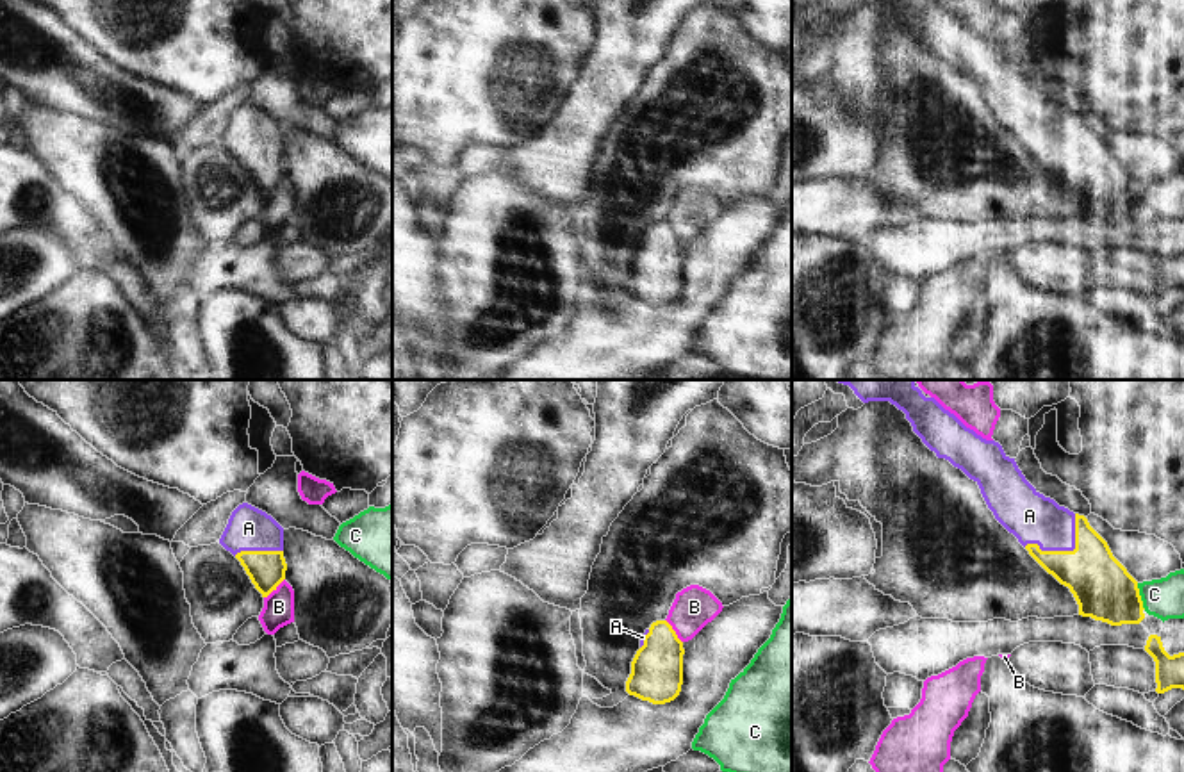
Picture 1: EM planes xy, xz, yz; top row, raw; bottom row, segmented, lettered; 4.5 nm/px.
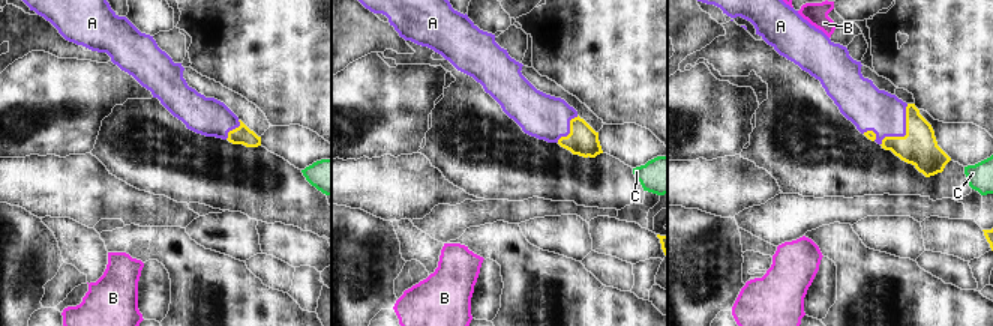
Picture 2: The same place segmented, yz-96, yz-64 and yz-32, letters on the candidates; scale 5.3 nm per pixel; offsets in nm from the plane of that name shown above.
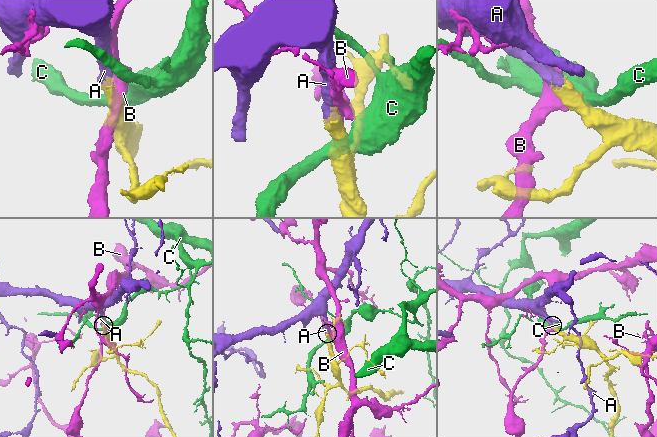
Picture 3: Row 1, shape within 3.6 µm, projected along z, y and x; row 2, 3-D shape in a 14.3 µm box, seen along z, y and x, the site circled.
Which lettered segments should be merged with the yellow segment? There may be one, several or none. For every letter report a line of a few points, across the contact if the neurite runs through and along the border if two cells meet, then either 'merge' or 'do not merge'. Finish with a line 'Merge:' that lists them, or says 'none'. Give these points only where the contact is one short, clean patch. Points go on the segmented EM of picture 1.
A: line yz (1104, 591), (1065, 551), (1029, 516); merge
B: do not merge
C: line yz (1136, 583), (1145, 608); do not merge
Merge: A

